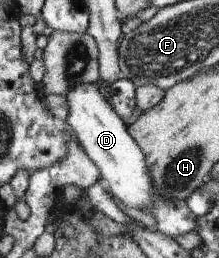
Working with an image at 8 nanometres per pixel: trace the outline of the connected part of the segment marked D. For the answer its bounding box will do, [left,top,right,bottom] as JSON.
[64,83,196,239]

